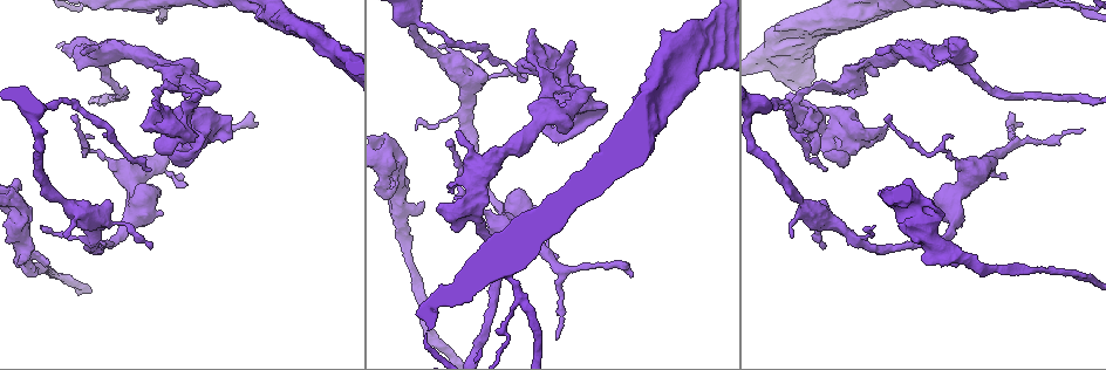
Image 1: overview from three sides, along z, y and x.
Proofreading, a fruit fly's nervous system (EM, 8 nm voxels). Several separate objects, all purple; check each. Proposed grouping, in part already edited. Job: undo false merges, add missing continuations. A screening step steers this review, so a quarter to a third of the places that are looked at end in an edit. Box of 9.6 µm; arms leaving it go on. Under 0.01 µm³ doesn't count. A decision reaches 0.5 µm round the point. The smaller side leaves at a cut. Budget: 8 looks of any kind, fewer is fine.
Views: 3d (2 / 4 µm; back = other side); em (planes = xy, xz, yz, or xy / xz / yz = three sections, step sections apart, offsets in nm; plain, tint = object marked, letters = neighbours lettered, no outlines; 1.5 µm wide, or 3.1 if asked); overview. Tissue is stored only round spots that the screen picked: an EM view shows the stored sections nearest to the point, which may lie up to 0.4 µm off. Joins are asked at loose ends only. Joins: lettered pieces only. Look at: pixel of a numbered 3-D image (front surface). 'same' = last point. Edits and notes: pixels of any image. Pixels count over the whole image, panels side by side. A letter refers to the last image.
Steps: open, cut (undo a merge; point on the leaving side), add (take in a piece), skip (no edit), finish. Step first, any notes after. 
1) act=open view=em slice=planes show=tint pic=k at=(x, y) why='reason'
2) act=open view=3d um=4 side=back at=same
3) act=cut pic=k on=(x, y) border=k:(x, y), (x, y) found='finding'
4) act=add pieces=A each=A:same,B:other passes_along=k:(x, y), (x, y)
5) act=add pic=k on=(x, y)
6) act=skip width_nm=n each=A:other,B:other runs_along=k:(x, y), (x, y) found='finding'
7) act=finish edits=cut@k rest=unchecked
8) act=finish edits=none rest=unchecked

act=open view=em slice=xy step=4 show=letters pic=1 at=(83, 52) why='thin end'

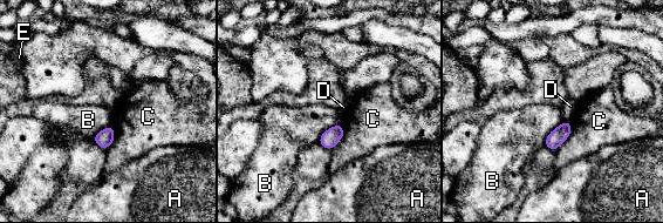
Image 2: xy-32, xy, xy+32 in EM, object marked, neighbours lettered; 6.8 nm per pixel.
act=skip each=A:other,B:other,C:other,D:other,E:other border=2:(564, 120), (547, 135), (544, 144) found='no lettered piece goes on from it'

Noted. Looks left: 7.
act=open view=em slice=planes show=letters pic=1 at=(660, 31) why='stops while still wide'

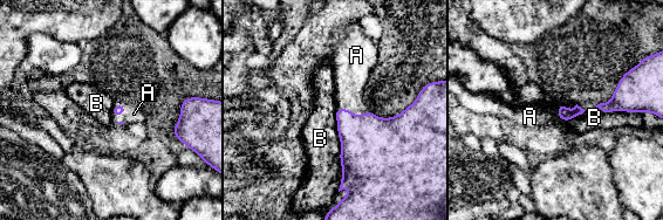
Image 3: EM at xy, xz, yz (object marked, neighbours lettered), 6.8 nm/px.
act=add pieces=A each=A:same,B:other passes_along=3:(369, 144), (351, 114), (350, 77) found='the neuron continues'

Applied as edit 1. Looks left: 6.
act=finish edits=add@3 rest=unchecked

